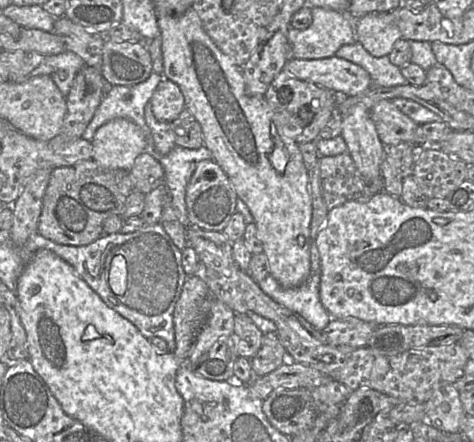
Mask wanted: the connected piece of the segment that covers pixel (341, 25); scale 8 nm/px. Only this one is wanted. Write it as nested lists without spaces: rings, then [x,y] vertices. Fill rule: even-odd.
[[[311,7],[312,23],[304,30],[290,28],[289,48],[293,59],[323,59],[336,55],[339,48],[354,44],[354,21],[347,13]]]

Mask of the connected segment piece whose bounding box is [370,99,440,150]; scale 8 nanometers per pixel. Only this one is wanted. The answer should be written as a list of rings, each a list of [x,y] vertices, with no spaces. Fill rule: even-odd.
[[[391,100],[379,101],[370,111],[379,139],[386,146],[395,146],[400,142],[422,145],[424,149],[440,150],[440,143],[418,143],[419,125],[405,115]]]

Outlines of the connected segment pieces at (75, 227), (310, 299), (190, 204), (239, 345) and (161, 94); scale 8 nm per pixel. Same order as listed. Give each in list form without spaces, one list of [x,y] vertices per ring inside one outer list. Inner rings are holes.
[[[93,160],[55,168],[43,197],[38,233],[62,245],[88,245],[103,235],[102,224],[106,218],[122,214],[132,191],[129,171],[108,169]]]
[[[315,242],[310,244],[311,270],[308,279],[296,288],[282,287],[271,275],[258,283],[259,288],[279,305],[299,314],[314,329],[322,331],[333,320],[320,297],[321,266]]]
[[[213,160],[198,163],[186,189],[186,208],[191,226],[222,232],[236,212],[237,195],[224,171]]]
[[[236,314],[233,333],[229,336],[237,357],[253,358],[261,346],[263,333],[245,314]]]
[[[166,76],[158,84],[150,102],[155,118],[170,123],[177,119],[186,107],[184,95],[179,86]]]

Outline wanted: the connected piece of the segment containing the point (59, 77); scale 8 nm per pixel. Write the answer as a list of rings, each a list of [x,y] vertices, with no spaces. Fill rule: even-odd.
[[[66,50],[56,55],[46,55],[54,71],[50,75],[60,92],[66,97],[73,85],[76,74],[86,65],[83,59],[72,51]]]

